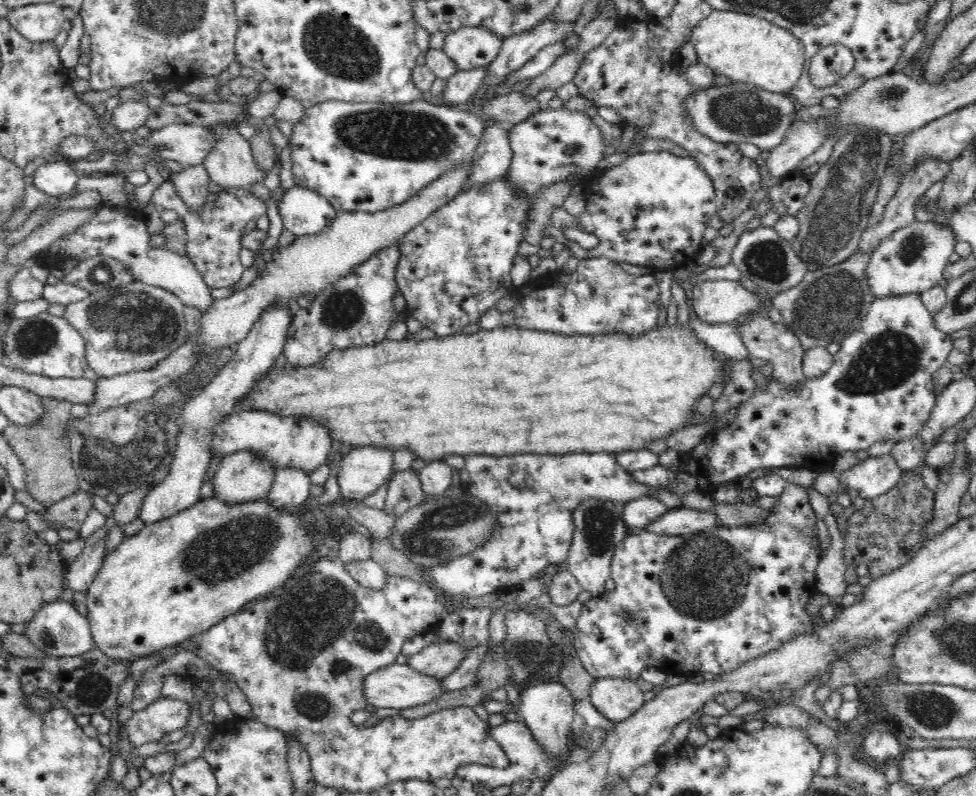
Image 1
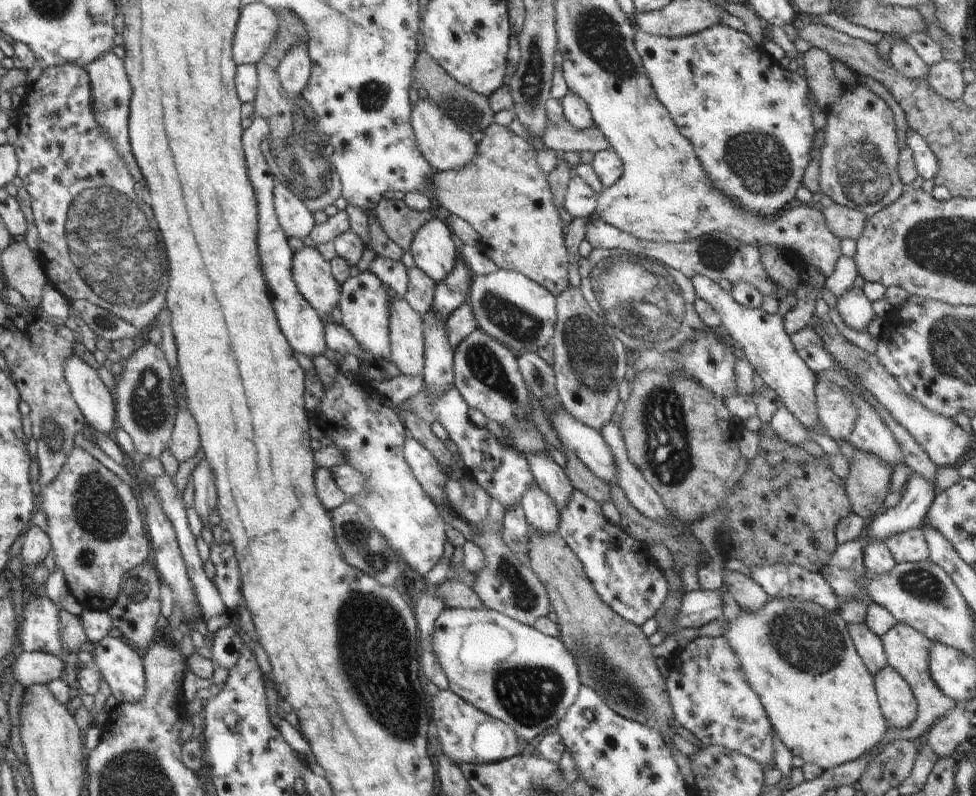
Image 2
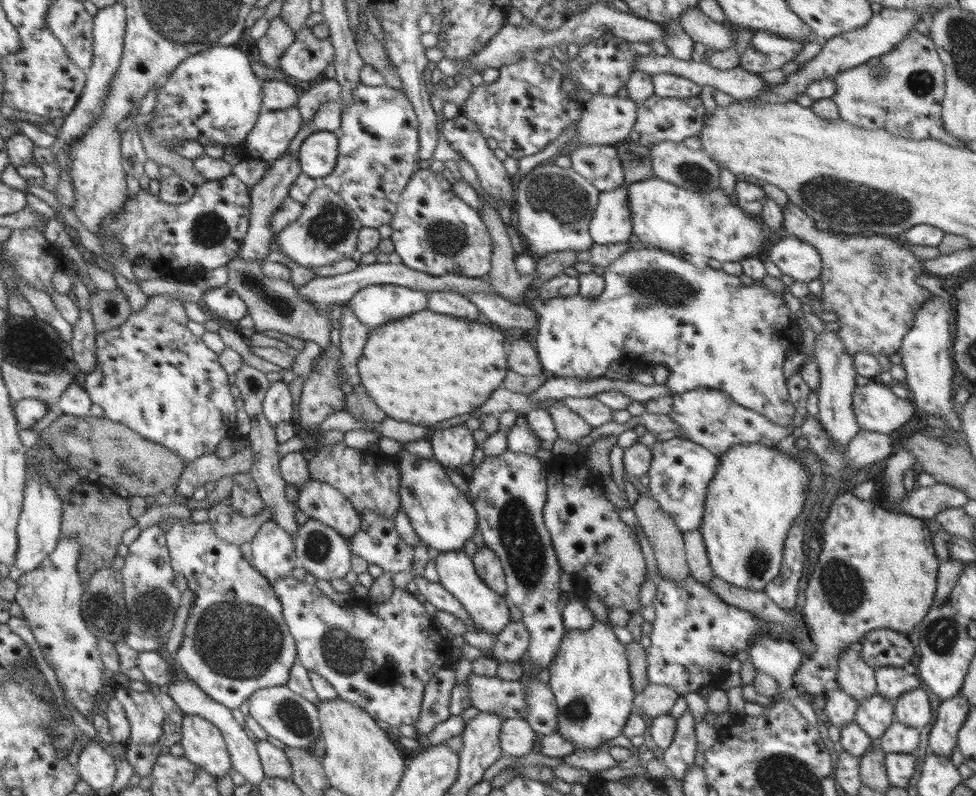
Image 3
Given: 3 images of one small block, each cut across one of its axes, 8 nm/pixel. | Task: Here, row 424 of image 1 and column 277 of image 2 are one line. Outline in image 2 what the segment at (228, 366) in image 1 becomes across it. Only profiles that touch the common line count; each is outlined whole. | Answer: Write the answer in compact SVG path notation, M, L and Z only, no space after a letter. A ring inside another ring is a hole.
M275 183L273 188L275 211L283 231L288 238L304 238L314 228L314 214L285 185Z

